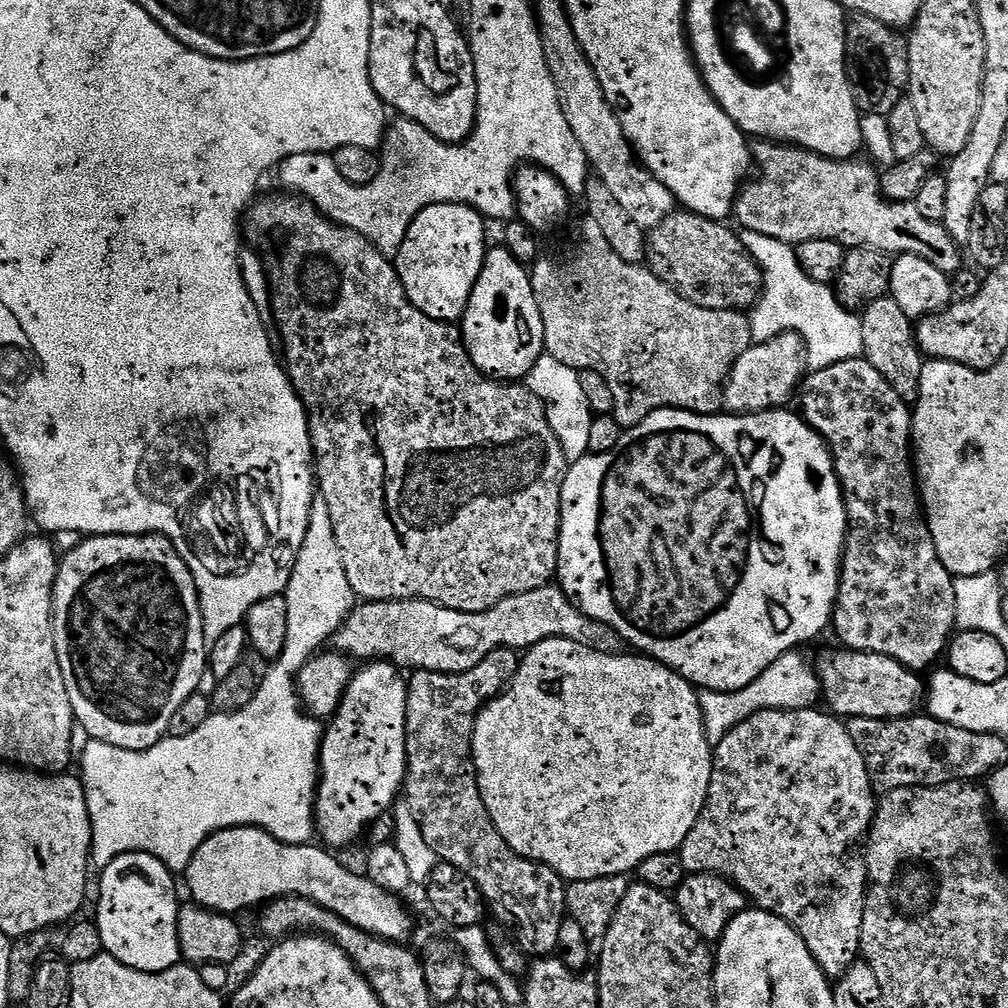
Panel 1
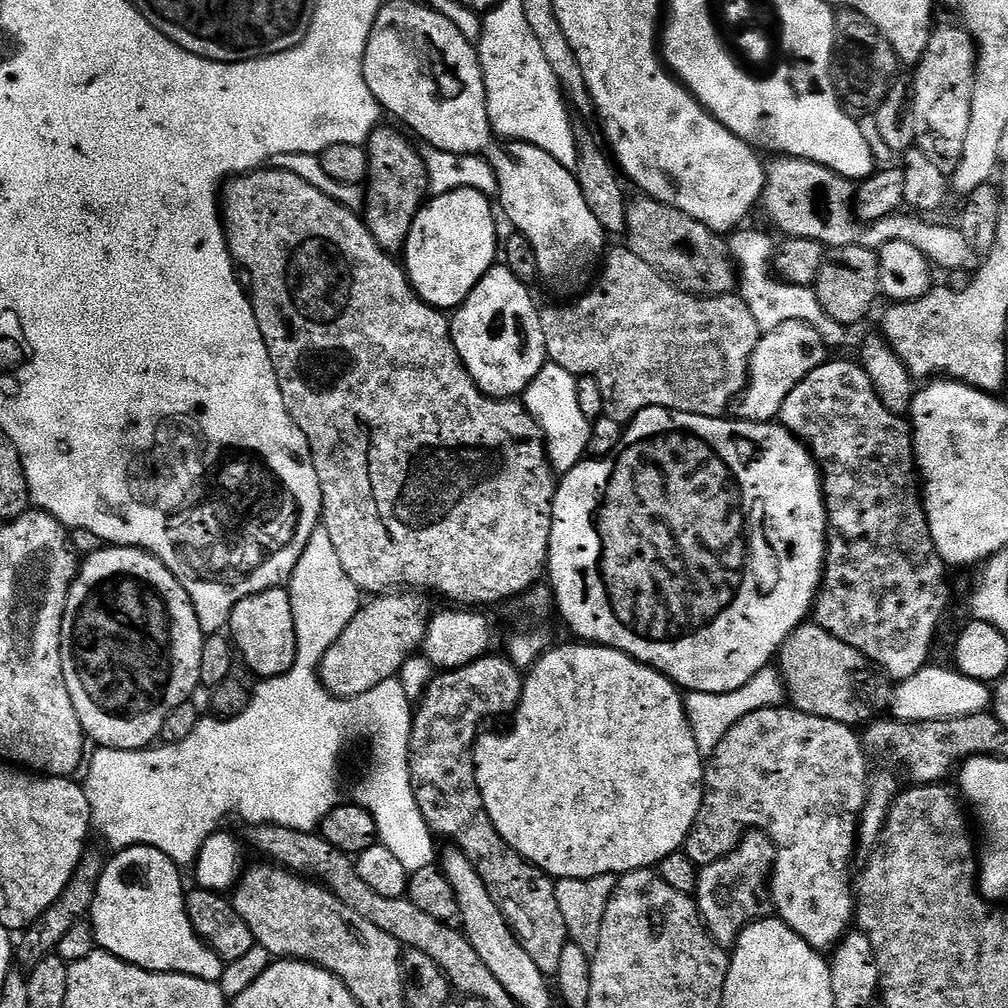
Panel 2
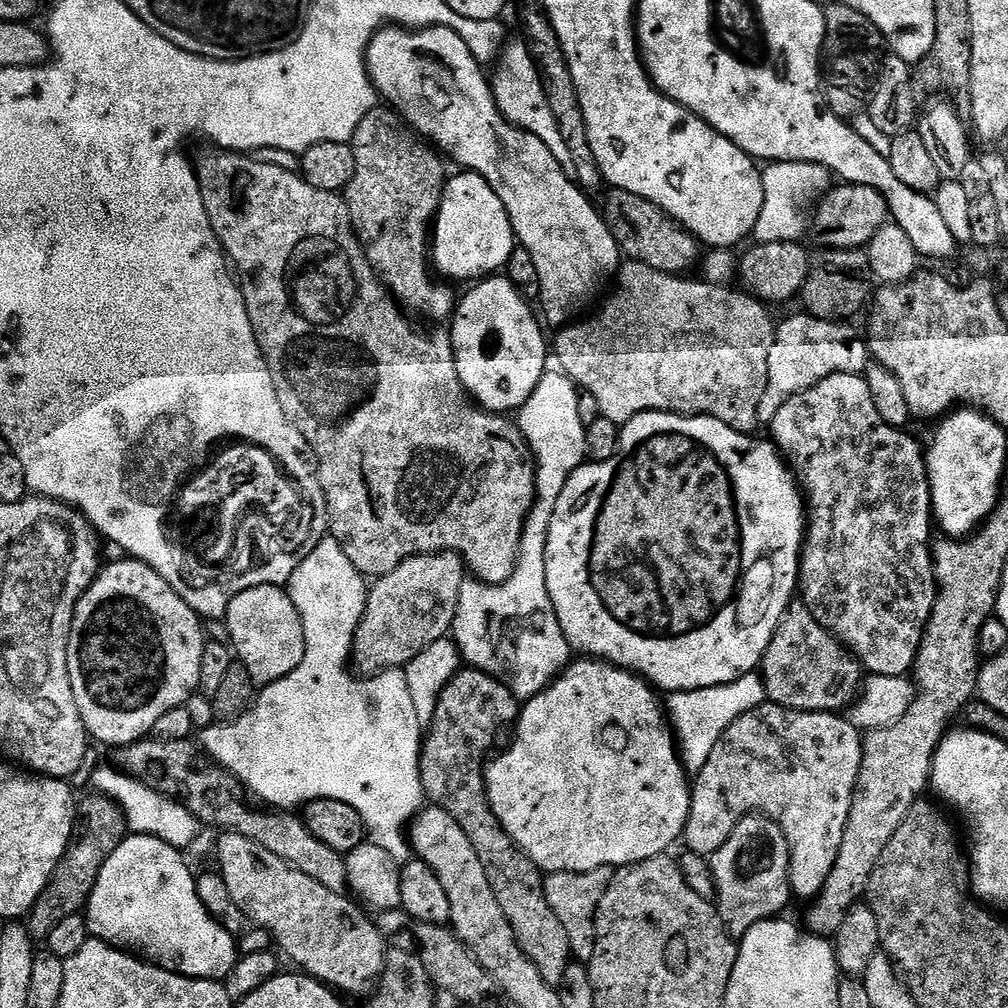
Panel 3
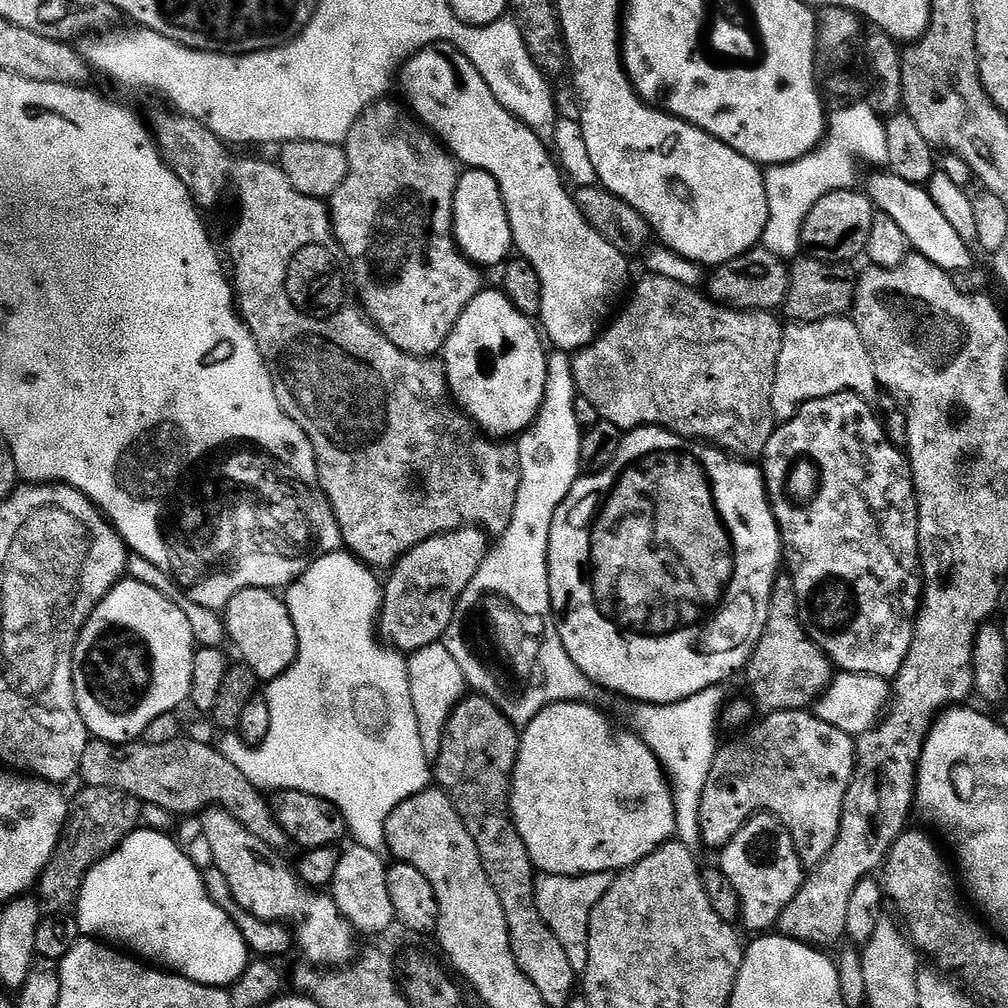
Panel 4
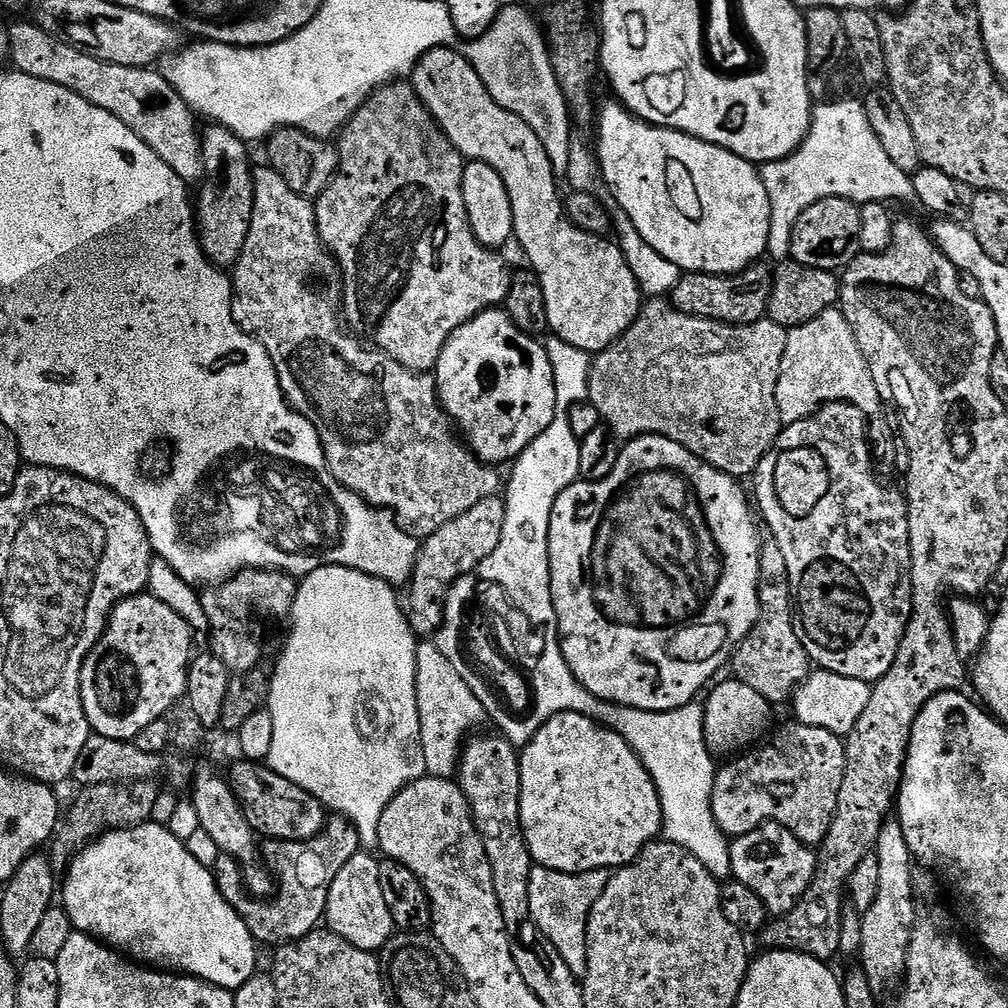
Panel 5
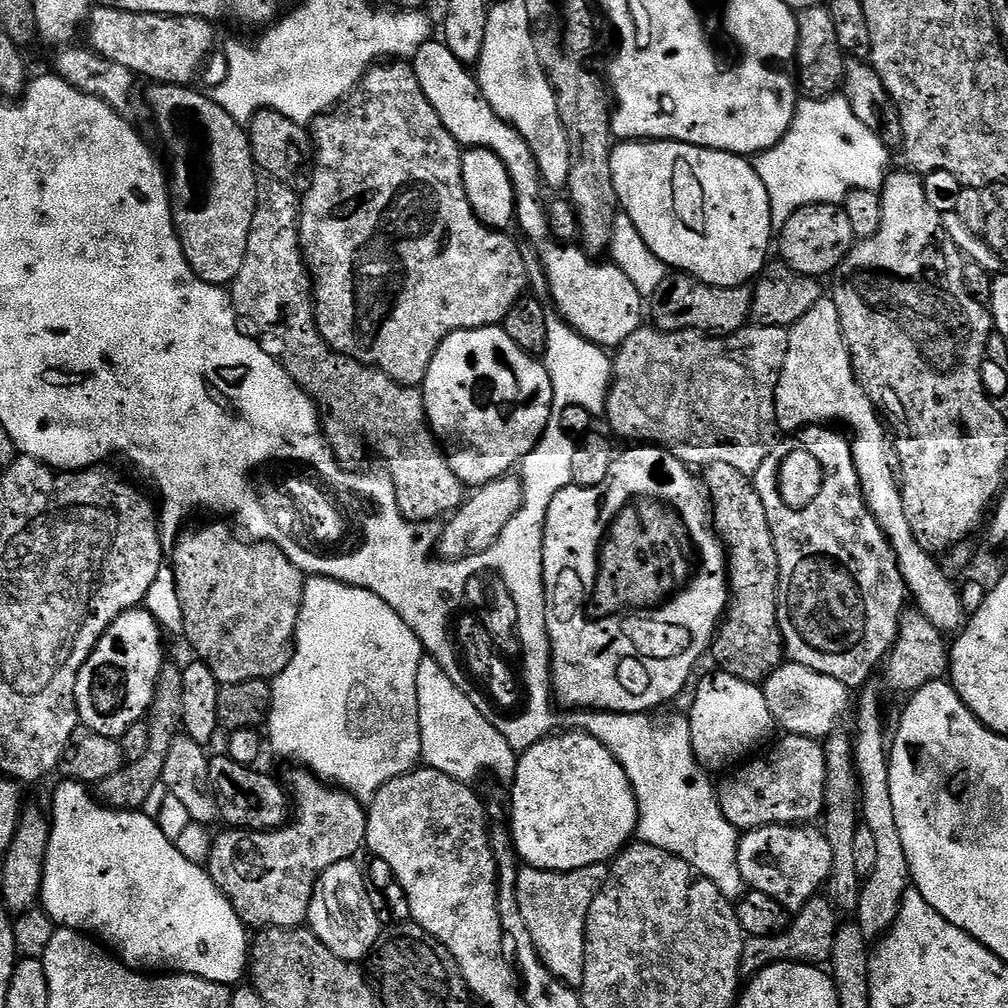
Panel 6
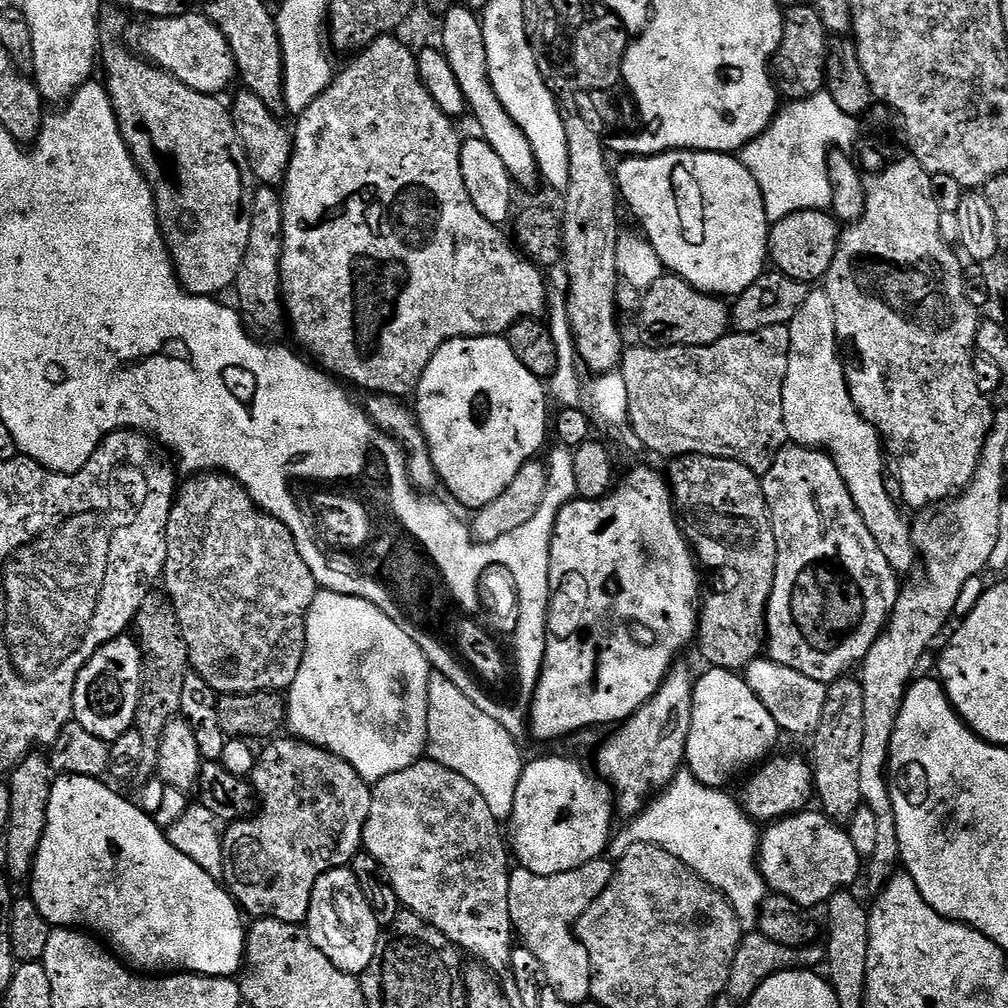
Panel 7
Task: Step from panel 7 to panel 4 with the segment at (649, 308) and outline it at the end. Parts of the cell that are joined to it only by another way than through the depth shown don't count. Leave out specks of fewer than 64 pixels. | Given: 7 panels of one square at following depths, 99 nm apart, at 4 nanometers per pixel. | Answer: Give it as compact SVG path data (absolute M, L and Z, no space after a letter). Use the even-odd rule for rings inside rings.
M762 246L711 269L706 292L717 304L739 308L741 312L770 312L783 309L790 290L789 261Z

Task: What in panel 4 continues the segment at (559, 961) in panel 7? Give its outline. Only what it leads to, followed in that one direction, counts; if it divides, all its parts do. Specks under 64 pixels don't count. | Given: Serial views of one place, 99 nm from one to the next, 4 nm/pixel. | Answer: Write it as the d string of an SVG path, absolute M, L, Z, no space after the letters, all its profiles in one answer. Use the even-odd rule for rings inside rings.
M595 872L585 876L549 876L537 875L536 878L536 905L538 914L554 930L554 938L562 945L562 951L570 966L574 966L577 974L583 974L590 962L590 914L592 908L598 906L602 894L610 890L613 873Z

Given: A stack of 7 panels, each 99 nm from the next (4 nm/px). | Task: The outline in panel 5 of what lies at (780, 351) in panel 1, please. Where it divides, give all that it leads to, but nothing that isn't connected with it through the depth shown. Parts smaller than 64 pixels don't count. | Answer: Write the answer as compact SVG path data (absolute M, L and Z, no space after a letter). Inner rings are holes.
M839 307L828 308L818 314L818 318L789 331L776 387L781 425L787 426L811 416L823 404L833 404L839 400L853 404L862 410L868 422L875 459L892 466L895 462L894 428L892 430L884 417L883 399L882 389L874 382L862 350L858 350L854 330L850 330L850 322L846 322Z

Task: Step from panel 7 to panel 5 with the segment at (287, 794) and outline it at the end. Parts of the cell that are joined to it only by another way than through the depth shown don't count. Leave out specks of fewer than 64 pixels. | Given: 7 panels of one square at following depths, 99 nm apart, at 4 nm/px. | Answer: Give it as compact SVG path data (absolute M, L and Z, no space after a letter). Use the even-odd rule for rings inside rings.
M336 814L327 821L323 830L316 837L310 838L308 841L269 839L264 845L262 848L262 860L274 877L276 900L253 898L248 889L244 887L244 873L241 865L237 864L232 856L222 854L218 857L214 869L216 886L226 898L229 906L242 918L242 922L246 922L246 930L250 930L250 934L255 938L257 945L272 944L271 946L279 946L281 944L292 944L296 940L306 938L310 933L317 931L321 927L328 910L330 886L334 882L334 878L338 878L338 870L342 870L342 866L346 866L346 862L350 862L350 858L354 858L354 854L362 851L360 835L345 816Z

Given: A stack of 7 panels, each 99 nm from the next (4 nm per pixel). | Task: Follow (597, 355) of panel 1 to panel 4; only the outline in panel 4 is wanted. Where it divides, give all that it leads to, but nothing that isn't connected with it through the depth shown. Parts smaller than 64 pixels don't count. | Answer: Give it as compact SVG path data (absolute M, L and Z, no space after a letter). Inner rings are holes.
M651 274L645 277L637 282L624 313L571 357L570 371L577 393L590 398L601 420L614 422L622 430L664 428L687 440L711 442L740 458L763 457L766 442L778 427L772 413L772 395L785 325L779 324L773 313L741 312L717 304L703 291L682 286L682 282Z

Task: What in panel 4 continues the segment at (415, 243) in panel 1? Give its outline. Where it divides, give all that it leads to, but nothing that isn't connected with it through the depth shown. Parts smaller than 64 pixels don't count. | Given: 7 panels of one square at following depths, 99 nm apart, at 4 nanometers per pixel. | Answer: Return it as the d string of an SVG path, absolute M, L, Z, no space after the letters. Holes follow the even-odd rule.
M477 168L459 173L454 194L452 234L456 237L460 251L477 266L485 266L484 264L500 266L509 259L514 248L510 218L506 214L502 190L498 190L498 182L494 182L490 174Z

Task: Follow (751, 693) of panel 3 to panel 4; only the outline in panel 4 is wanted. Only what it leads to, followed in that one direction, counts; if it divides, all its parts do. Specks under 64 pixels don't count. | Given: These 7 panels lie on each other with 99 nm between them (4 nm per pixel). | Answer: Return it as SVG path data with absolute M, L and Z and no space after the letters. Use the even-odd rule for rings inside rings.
M720 686L707 688L676 704L637 703L632 712L631 727L636 735L644 739L646 746L650 746L672 785L672 794L676 797L676 836L679 843L693 850L699 849L702 844L702 789L706 786L706 778L710 778L710 766L714 766L718 747L716 727L721 727L726 703L724 690Z

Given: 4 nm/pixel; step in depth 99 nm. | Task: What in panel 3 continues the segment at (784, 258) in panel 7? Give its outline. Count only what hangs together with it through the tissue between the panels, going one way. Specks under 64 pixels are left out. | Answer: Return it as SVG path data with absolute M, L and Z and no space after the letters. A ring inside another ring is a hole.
M843 182L829 187L819 201L820 209L816 217L811 217L810 228L816 231L820 239L820 248L831 250L850 250L851 248L864 248L882 230L884 224L889 223L890 213L886 198L878 190L870 186L858 186L857 184L845 184Z

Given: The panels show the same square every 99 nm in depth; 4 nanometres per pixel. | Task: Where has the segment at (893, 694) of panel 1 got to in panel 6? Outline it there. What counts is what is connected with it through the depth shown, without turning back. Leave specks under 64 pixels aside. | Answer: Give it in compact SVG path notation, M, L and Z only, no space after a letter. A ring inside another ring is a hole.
M718 462L703 469L702 479L708 489L715 527L730 553L730 607L710 652L716 655L720 663L717 665L723 671L751 684L760 684L786 660L780 629L782 573L774 534L752 476L734 470L734 466L726 466L726 462Z

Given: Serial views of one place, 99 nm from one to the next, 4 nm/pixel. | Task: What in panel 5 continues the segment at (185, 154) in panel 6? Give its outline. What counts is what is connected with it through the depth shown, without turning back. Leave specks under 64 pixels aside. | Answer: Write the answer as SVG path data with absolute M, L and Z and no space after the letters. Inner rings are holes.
M209 123L210 126L206 127L202 132L202 139L200 141L200 159L202 161L202 179L198 185L198 191L200 191L200 197L195 197L194 200L194 216L198 221L198 228L200 234L200 244L204 248L204 254L207 256L209 262L215 264L217 268L221 270L235 269L238 258L242 254L242 246L246 246L246 234L250 234L250 222L252 221L252 211L254 210L254 178L252 177L254 171L254 163L248 157L249 145L245 141L241 140L239 136L236 136L228 128L223 128L218 123Z

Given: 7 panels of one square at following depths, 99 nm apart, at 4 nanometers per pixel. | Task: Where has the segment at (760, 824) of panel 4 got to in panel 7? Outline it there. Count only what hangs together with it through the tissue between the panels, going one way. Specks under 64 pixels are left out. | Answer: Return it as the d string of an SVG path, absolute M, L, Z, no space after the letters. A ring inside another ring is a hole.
M805 810L791 816L785 816L782 820L769 823L768 828L763 829L758 840L758 863L764 880L769 889L777 896L785 896L798 906L815 910L816 907L827 905L828 899L835 892L851 889L852 883L862 876L862 857L858 850L854 850L854 842L850 842L847 831L836 821L828 819L819 810Z

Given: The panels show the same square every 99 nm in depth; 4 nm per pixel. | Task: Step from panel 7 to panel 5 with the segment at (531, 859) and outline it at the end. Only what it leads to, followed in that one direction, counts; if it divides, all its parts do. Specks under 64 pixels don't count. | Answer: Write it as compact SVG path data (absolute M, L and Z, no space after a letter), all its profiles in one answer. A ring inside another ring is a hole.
M563 712L547 720L534 735L529 744L523 745L520 752L520 777L522 778L522 794L520 795L520 825L528 843L533 861L541 868L558 870L559 872L593 872L594 870L615 870L627 864L635 864L640 851L661 835L664 827L664 815L658 798L656 784L645 770L636 751L623 740L617 732L603 728L596 721L582 714Z

